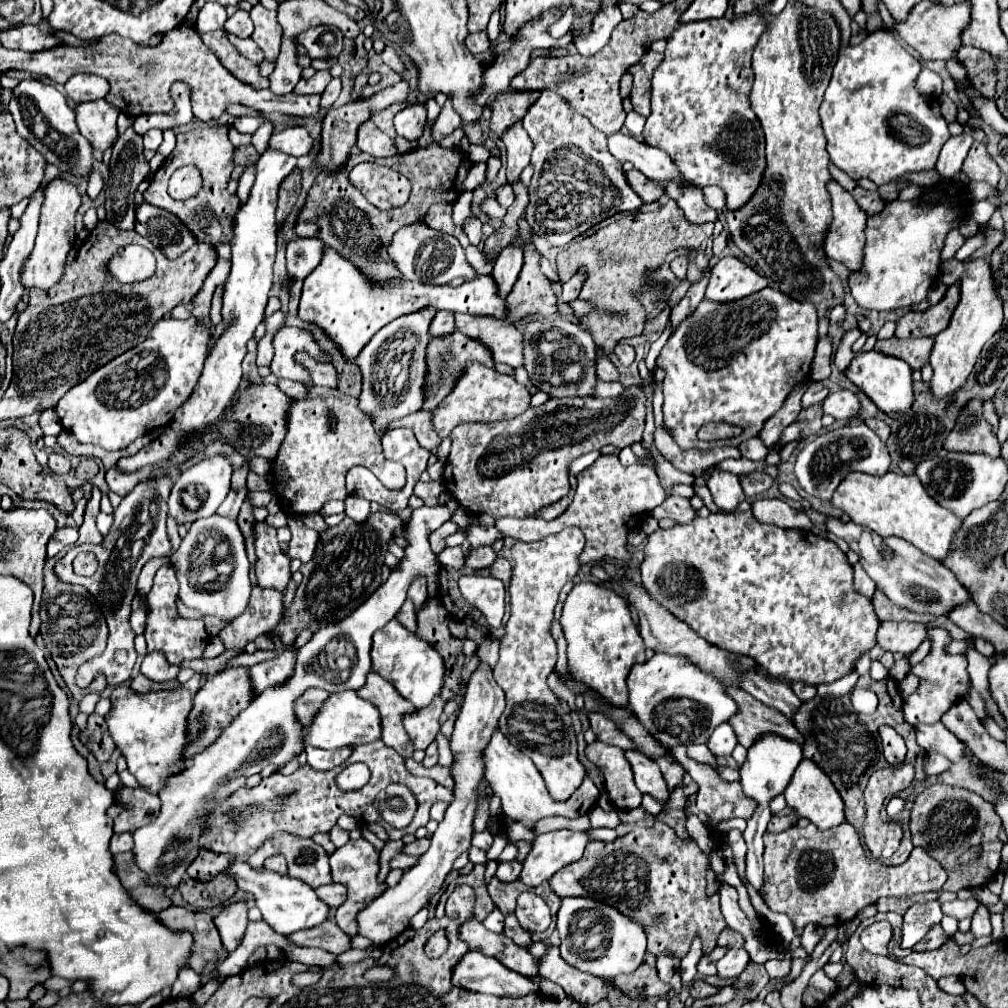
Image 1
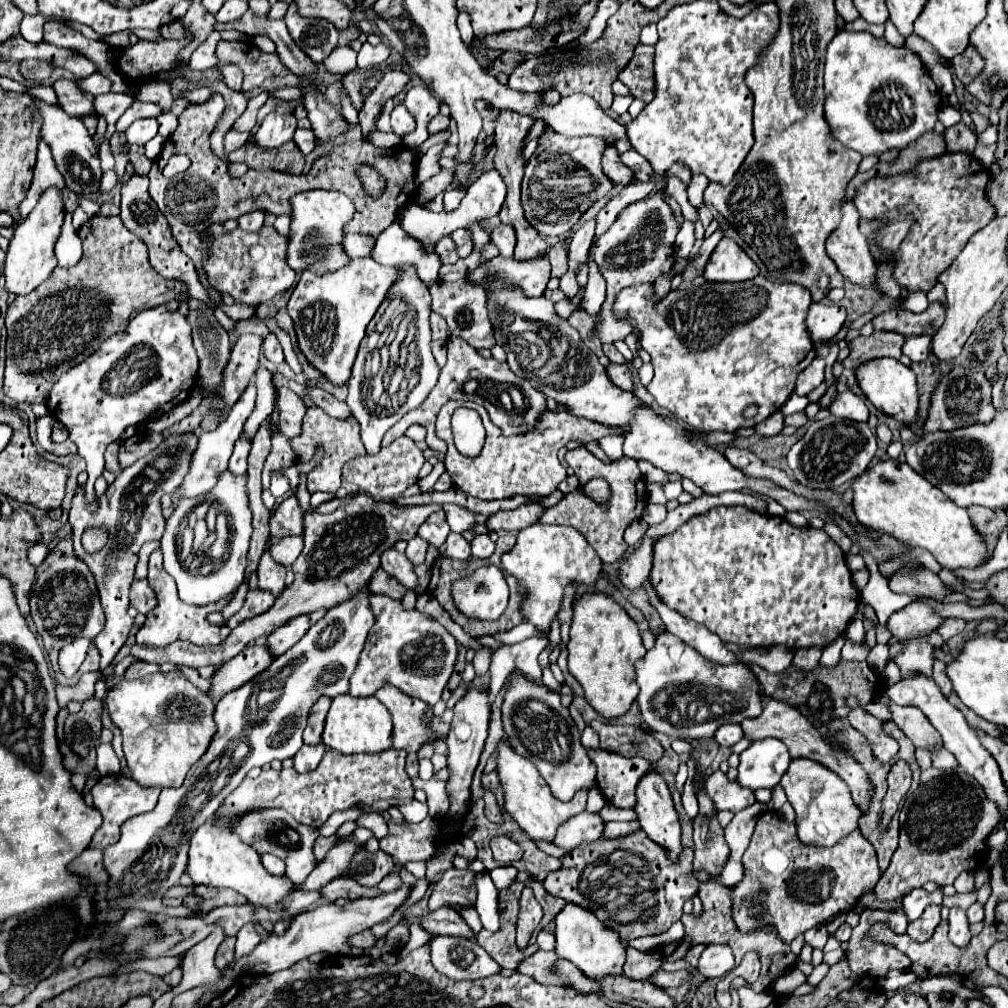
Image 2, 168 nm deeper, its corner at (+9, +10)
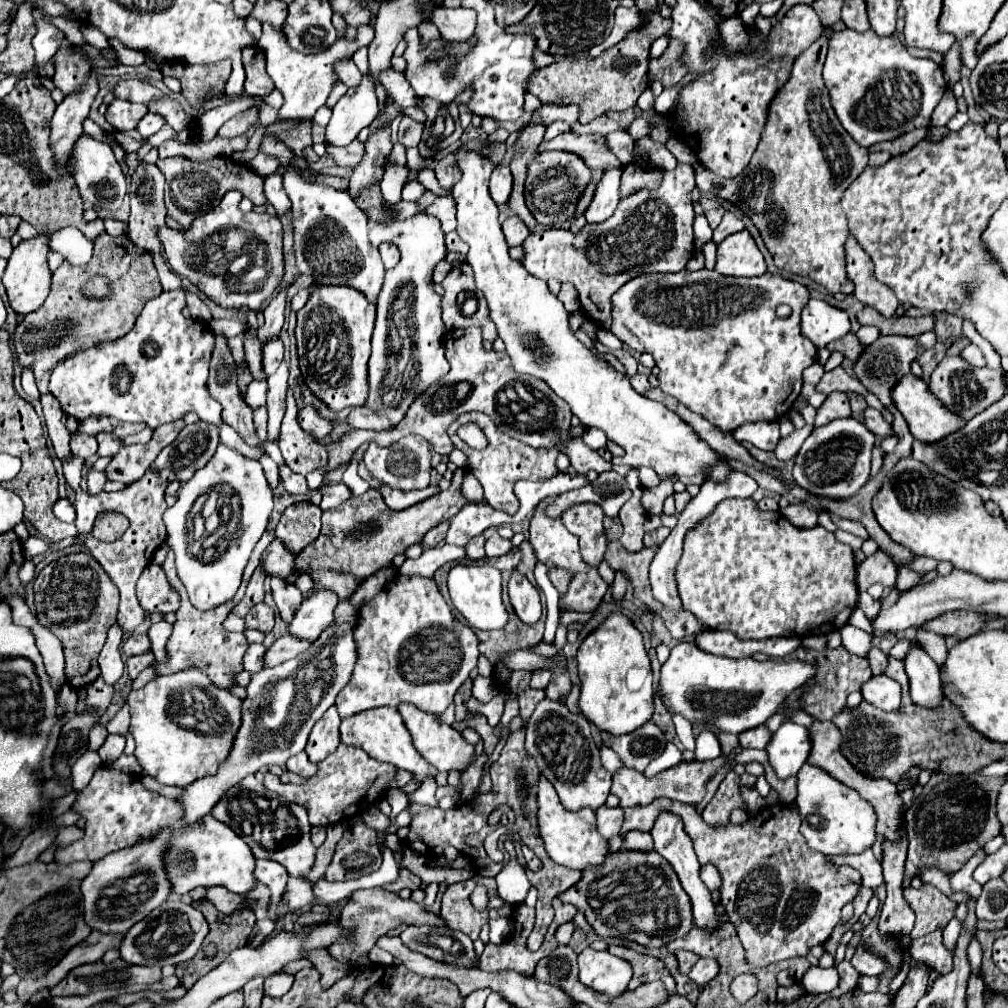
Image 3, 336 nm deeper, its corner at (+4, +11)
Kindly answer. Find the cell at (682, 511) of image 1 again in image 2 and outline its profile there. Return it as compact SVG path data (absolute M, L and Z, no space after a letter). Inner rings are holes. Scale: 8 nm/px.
M649 503L649 505L645 507L645 511L643 511L643 517L641 517L641 519L643 519L647 525L657 525L657 523L661 523L661 521L665 519L665 515L667 515L665 505Z

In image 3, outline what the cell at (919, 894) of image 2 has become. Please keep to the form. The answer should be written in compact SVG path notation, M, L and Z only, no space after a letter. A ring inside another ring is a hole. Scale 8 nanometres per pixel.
M982 848L982 850L978 850L978 854L974 854L974 858L970 858L968 862L966 862L966 866L962 868L962 870L958 870L954 876L952 876L952 888L954 890L962 890L962 892L966 892L968 896L972 896L972 898L978 898L980 896L980 884L978 882L974 882L974 878L972 878L972 872L974 872L974 868L978 866L978 864L982 864L984 862L984 858L986 858L986 850Z

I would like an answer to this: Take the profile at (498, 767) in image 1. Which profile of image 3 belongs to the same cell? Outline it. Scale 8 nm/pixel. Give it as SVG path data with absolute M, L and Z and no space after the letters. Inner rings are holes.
M544 776L540 778L540 784L538 784L538 804L540 804L540 810L538 810L540 836L546 844L548 856L556 864L572 868L572 870L584 870L588 866L600 866L608 858L608 854L610 854L608 840L598 834L594 812L588 808L578 810L578 812L568 812L560 804L554 786Z

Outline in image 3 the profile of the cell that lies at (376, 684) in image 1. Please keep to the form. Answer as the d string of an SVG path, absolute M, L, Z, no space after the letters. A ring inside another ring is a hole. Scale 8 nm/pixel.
M400 704L400 706L398 706L398 712L402 714L404 724L406 724L406 728L408 728L410 734L412 734L412 740L414 740L414 746L418 748L418 752L420 752L430 764L434 764L438 770L442 770L442 772L450 772L450 770L464 772L464 770L472 764L472 760L474 760L474 756L476 756L474 746L468 744L468 742L462 738L462 734L456 732L452 726L440 724L440 722L436 720L436 716L432 716L432 714L428 714L428 712L422 712L422 710L418 710L418 708L410 706L410 704Z

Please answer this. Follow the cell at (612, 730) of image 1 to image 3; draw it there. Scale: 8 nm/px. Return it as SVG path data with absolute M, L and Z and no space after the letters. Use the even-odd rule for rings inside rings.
M648 722L636 732L624 736L612 736L608 732L602 732L602 742L604 746L612 748L628 768L644 770L656 756L664 752L668 740L654 722Z

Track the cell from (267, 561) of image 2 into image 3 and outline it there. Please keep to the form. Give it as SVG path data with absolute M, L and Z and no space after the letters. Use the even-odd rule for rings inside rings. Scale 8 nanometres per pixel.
M272 578L272 596L274 596L274 602L278 606L280 618L286 624L290 624L290 618L294 618L304 596L300 594L300 590L294 584L284 582L282 578Z

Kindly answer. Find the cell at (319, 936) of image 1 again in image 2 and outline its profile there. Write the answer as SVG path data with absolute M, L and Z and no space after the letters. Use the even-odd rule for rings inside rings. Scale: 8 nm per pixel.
M363 931L363 933L351 935L351 937L349 937L349 945L361 947L361 949L369 949L369 947L375 943L375 939L377 939L377 937L373 937L371 931Z

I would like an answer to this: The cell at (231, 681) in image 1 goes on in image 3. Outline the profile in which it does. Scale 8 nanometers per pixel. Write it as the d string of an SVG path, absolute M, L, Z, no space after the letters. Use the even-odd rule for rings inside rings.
M284 634L274 642L272 648L266 650L264 666L278 666L290 658L296 658L298 654L308 650L310 644L312 644L310 640L302 640L302 638L294 638L292 634Z

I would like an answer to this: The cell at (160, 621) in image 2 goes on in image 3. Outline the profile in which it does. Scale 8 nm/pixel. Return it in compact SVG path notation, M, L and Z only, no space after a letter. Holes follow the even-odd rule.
M264 532L264 536L262 536L260 542L256 544L256 548L254 548L254 552L252 552L252 556L250 556L250 560L248 560L248 566L246 566L244 576L242 576L242 586L240 586L240 590L236 592L236 596L234 596L230 602L226 602L224 606L216 606L216 608L210 608L210 610L206 610L206 612L200 612L198 608L194 608L194 606L190 604L188 594L186 594L186 588L184 588L184 584L180 582L180 578L178 578L178 574L176 574L174 552L172 552L172 550L168 552L166 562L164 562L164 570L166 570L166 576L168 576L168 580L170 580L170 584L178 590L178 594L180 594L180 598L182 598L182 606L180 606L180 610L176 612L174 632L172 632L168 644L166 644L168 662L156 664L156 676L174 674L174 672L184 670L184 668L188 668L188 666L198 666L200 670L204 670L204 672L214 680L214 684L216 684L218 688L230 690L230 688L236 684L234 674L236 674L236 672L242 672L242 656L244 656L244 652L248 650L248 640L246 640L244 634L232 634L232 632L224 630L222 622L224 622L226 616L232 612L232 608L242 600L244 590L246 590L246 586L248 586L248 582L250 582L250 576L254 574L254 570L256 570L256 566L258 566L260 552L262 552L274 538L276 538L274 534Z

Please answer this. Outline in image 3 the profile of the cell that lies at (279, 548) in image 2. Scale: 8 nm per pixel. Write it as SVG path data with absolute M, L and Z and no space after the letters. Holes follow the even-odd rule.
M276 538L260 556L260 566L266 576L286 578L294 570L294 556L284 548L284 544Z

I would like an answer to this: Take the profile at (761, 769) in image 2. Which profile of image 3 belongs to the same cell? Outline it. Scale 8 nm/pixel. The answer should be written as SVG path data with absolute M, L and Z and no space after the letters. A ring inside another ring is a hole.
M788 720L782 722L782 726L774 732L774 738L770 740L766 752L778 778L788 778L798 774L798 770L806 764L810 748L812 742L808 728Z

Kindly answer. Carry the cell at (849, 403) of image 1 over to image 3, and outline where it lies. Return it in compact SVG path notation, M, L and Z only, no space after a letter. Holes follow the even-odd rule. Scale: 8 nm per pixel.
M866 408L864 412L864 424L868 426L868 430L876 436L894 436L894 430L892 430L892 424L888 424L882 414L874 408Z

